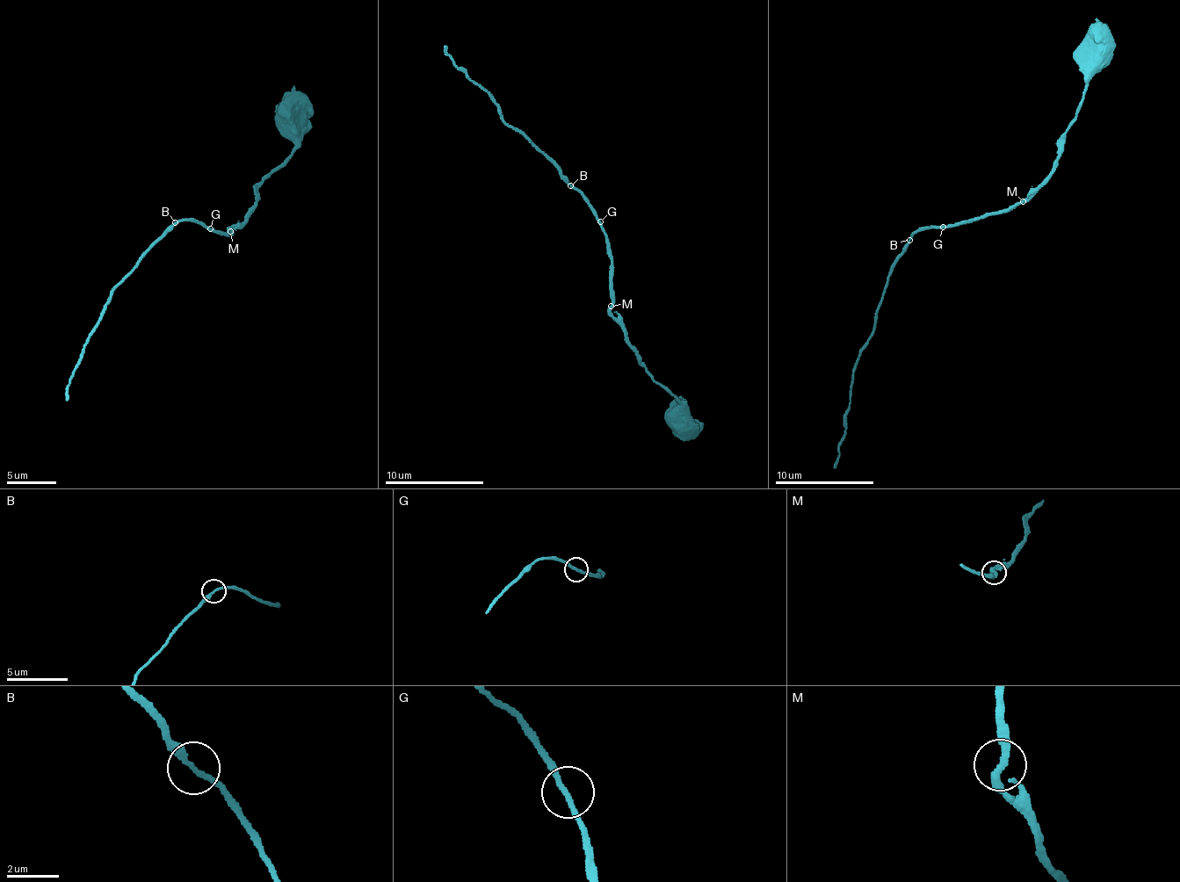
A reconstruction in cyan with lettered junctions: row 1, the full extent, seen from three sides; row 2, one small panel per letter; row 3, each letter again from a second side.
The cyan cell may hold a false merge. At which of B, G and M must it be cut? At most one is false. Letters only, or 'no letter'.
no letter

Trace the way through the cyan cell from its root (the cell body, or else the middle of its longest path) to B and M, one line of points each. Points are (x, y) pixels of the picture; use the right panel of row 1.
B: (943, 225), (914, 232), (910, 239)
M: (943, 225), (976, 221), (978, 218), (1008, 212), (1023, 202)

